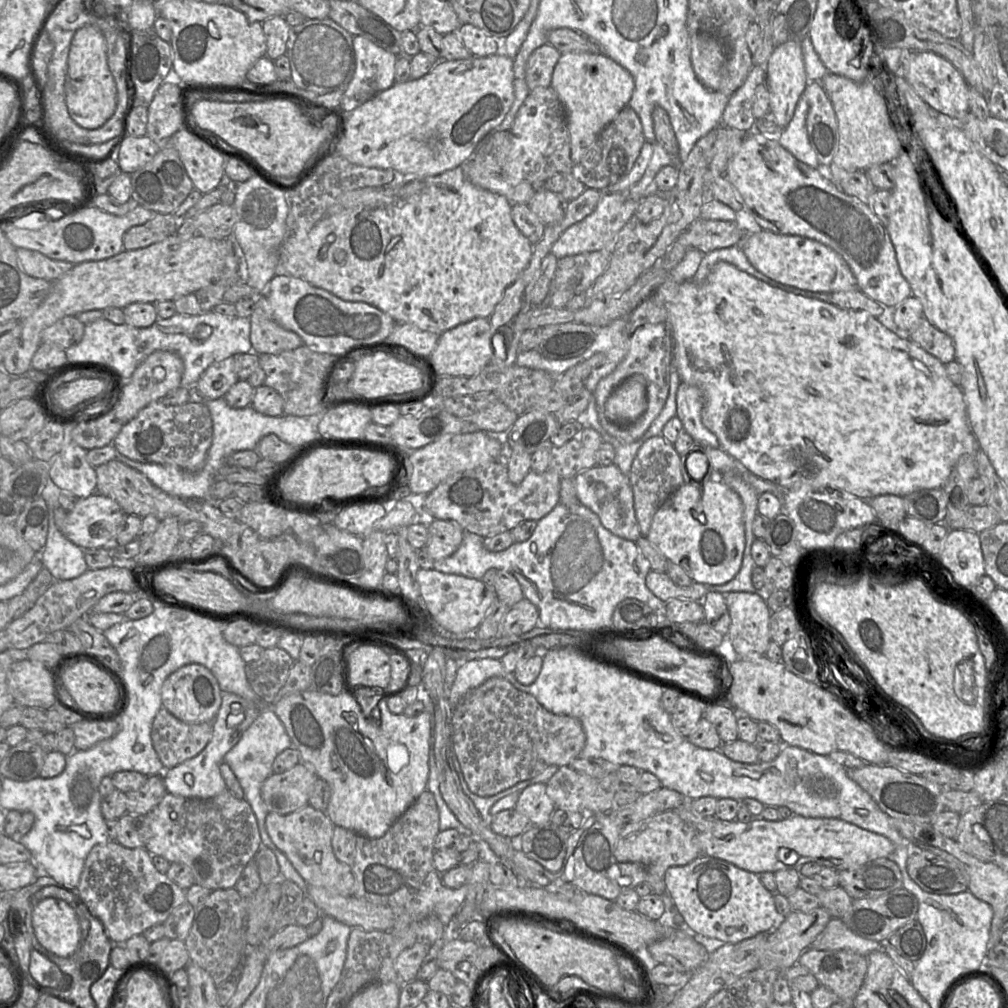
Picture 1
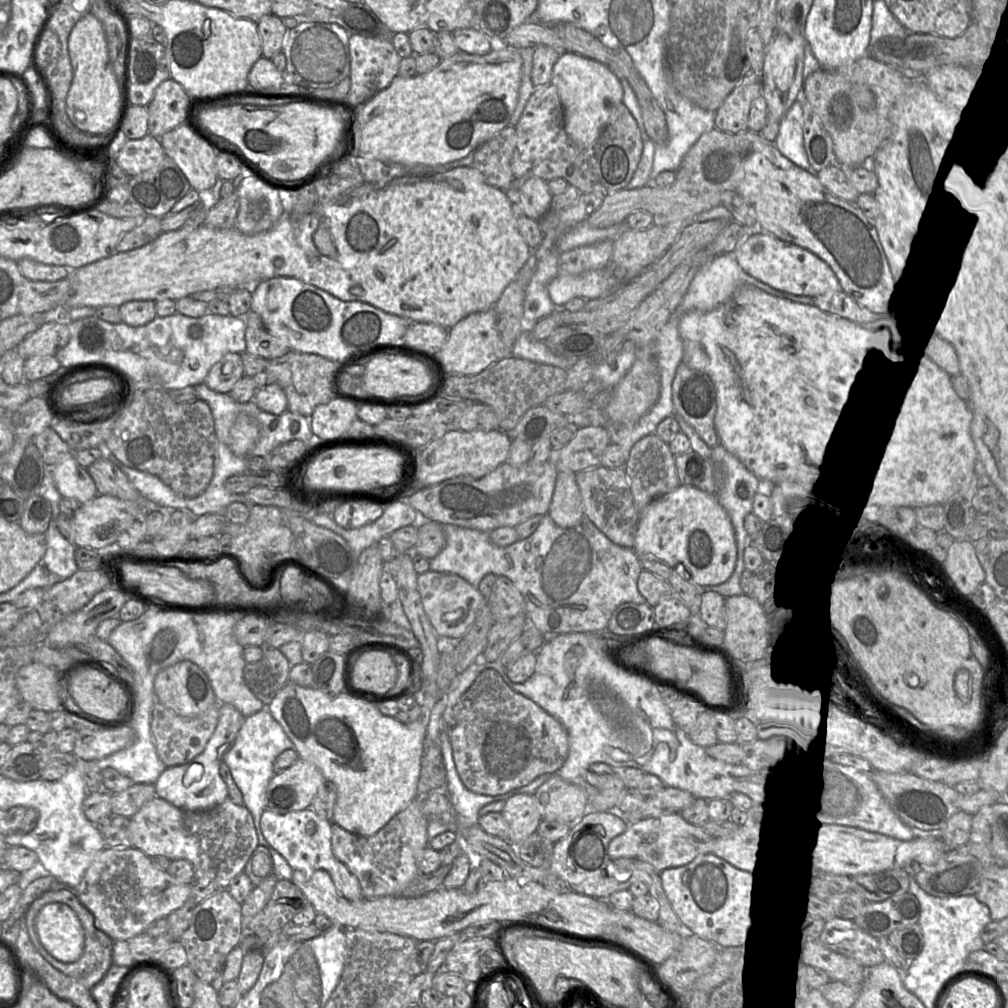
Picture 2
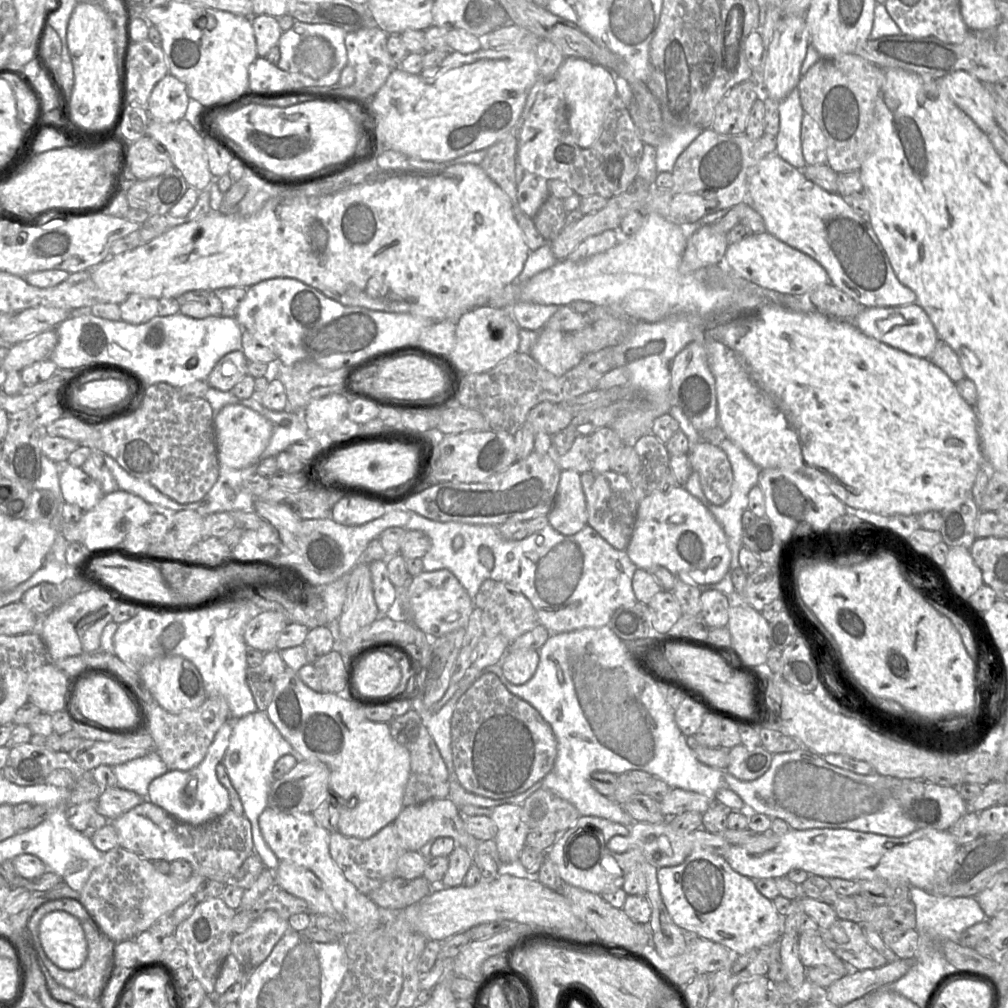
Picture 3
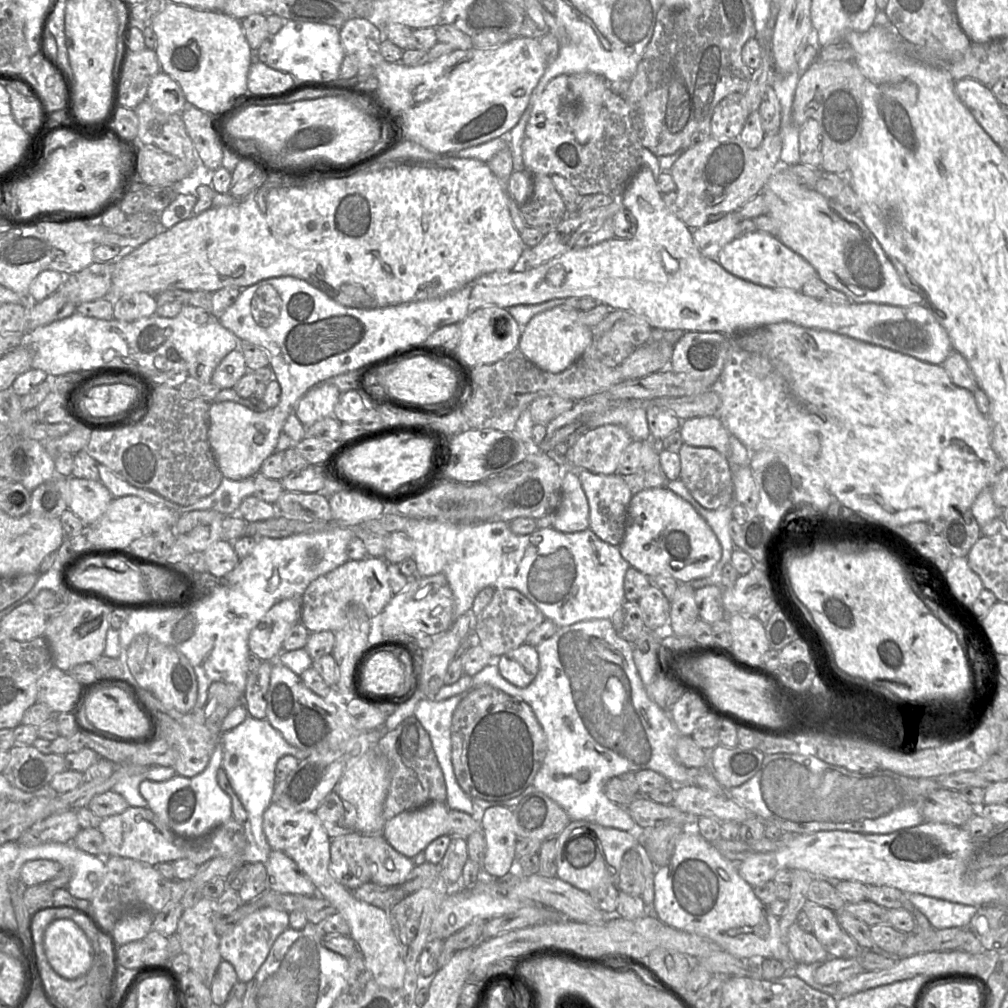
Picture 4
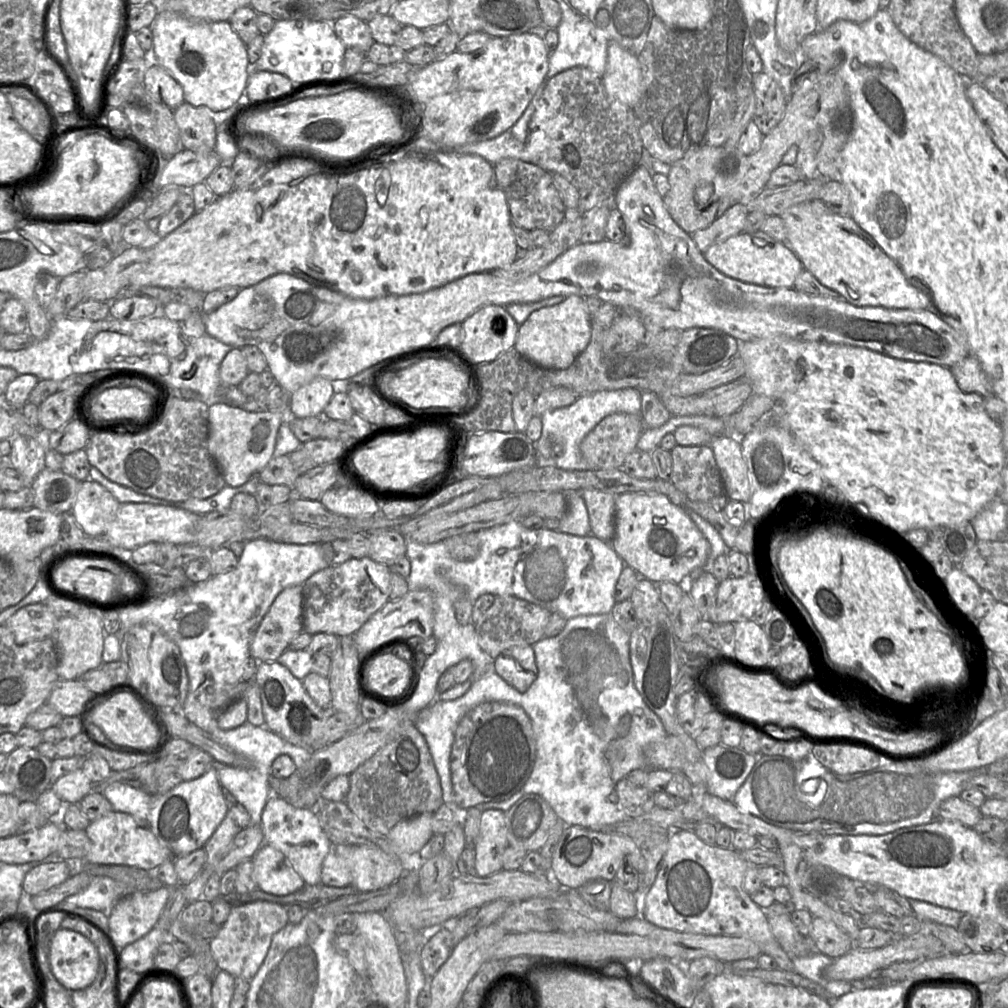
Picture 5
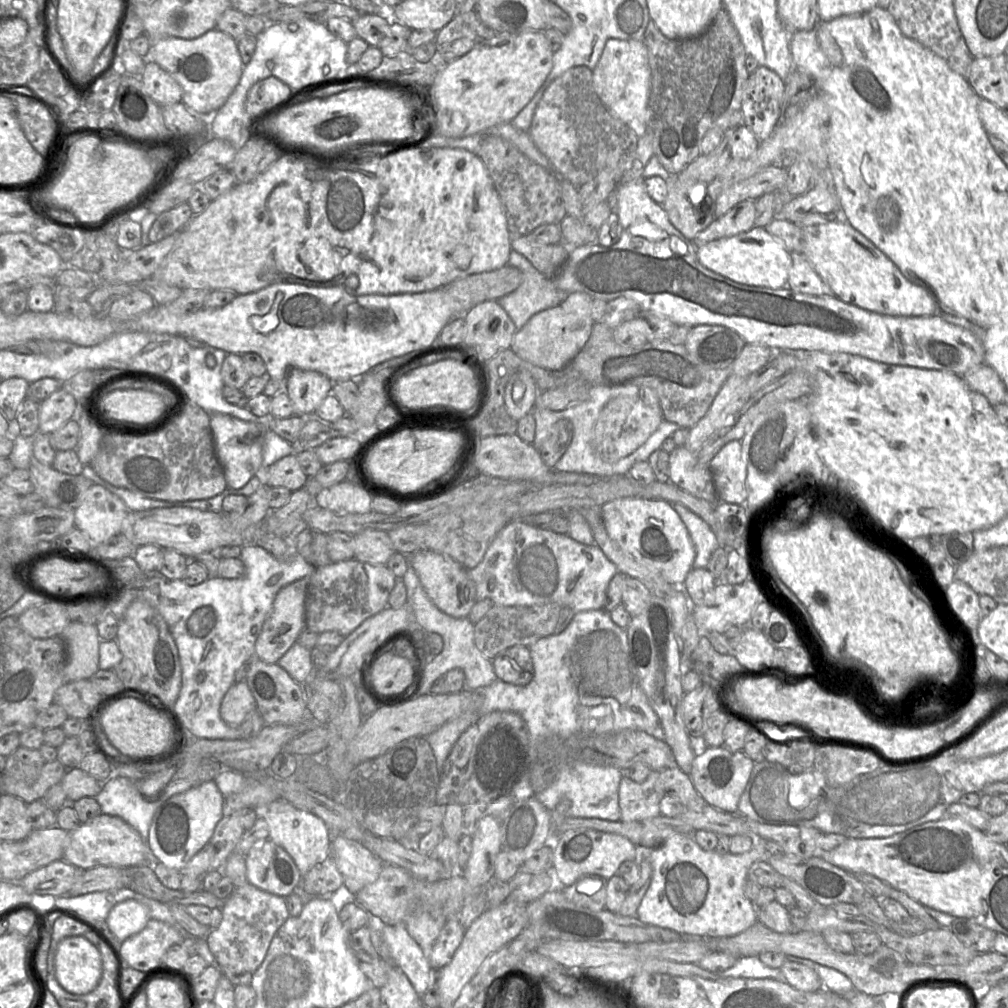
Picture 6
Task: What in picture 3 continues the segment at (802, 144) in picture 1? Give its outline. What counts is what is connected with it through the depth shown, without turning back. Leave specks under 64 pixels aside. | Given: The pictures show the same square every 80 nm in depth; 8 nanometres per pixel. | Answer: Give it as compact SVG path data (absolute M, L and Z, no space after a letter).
M798 87L779 103L779 131L776 135L776 154L788 164L802 170L805 163L801 147L803 109Z

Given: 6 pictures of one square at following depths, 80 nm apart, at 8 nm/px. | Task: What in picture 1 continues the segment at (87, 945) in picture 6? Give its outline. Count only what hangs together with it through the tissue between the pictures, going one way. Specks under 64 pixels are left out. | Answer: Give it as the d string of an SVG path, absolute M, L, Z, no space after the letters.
M45 898L32 910L34 934L49 952L62 958L71 956L80 941L80 924L75 911L64 900Z

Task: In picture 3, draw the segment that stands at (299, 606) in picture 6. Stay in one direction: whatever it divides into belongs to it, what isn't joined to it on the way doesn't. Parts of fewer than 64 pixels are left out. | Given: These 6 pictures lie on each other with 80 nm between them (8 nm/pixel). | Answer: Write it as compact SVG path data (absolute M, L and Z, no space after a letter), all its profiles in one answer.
M263 611L246 625L243 637L246 645L261 652L276 649L276 641L282 629L291 621L282 612Z

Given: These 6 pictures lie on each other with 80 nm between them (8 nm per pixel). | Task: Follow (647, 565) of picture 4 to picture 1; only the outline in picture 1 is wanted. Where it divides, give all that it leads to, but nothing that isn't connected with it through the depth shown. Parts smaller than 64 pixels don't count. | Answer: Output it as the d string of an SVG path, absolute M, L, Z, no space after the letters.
M722 481L683 484L657 510L646 538L697 583L720 585L739 572L745 548L743 504Z

